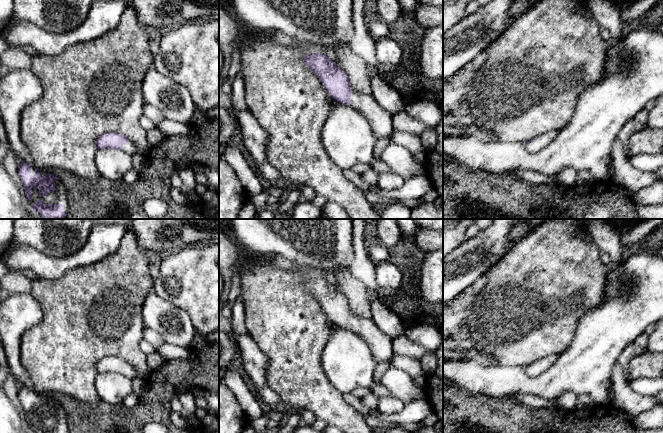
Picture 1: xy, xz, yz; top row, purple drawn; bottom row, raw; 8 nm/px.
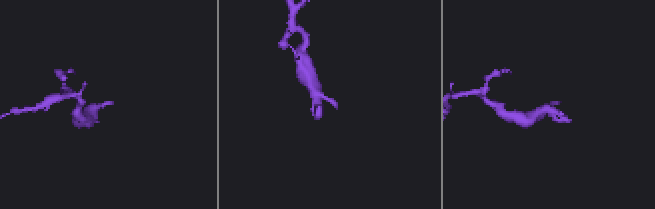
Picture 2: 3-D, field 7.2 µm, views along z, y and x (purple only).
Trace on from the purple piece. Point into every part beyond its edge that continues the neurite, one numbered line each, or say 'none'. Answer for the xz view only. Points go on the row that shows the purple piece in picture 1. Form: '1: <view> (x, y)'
1: xz (380, 120)

